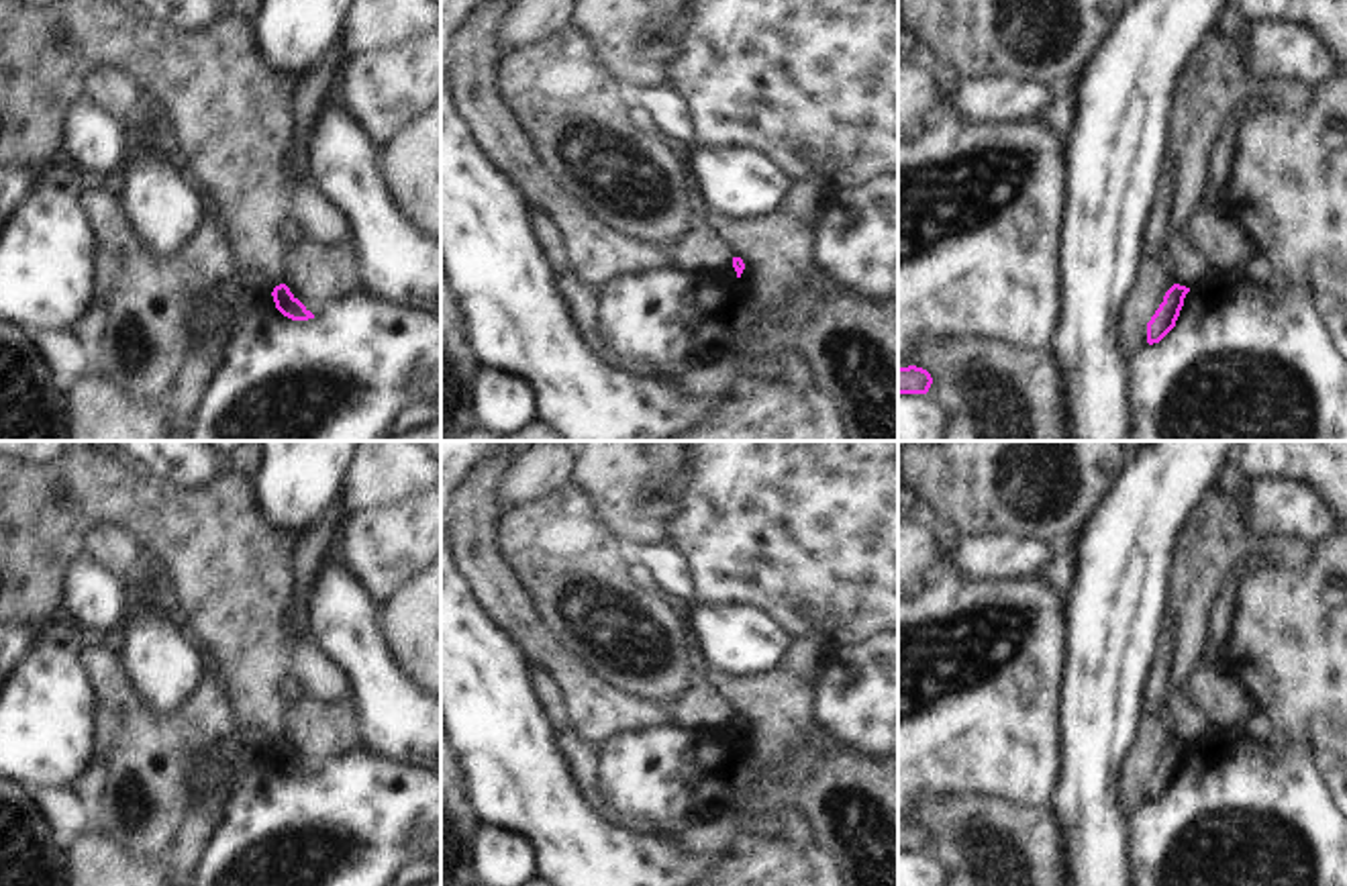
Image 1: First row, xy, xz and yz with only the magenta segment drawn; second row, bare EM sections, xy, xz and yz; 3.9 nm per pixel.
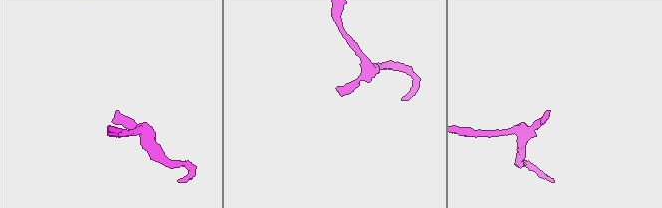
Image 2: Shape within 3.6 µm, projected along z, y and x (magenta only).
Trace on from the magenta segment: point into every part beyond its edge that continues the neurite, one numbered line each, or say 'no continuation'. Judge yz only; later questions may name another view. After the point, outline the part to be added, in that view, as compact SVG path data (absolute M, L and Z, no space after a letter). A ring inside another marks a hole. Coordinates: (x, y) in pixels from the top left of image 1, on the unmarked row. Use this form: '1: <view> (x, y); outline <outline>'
no continuation

